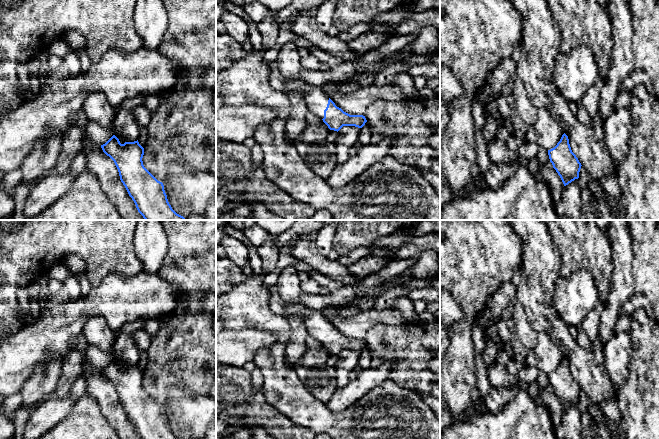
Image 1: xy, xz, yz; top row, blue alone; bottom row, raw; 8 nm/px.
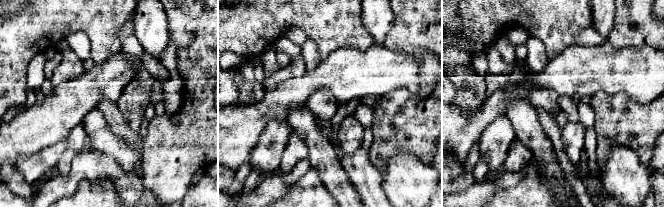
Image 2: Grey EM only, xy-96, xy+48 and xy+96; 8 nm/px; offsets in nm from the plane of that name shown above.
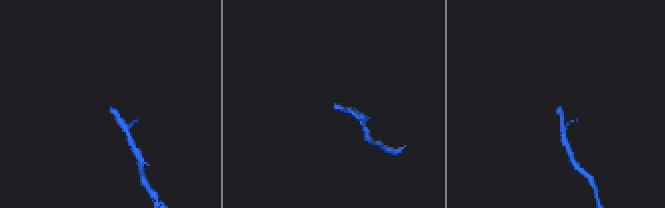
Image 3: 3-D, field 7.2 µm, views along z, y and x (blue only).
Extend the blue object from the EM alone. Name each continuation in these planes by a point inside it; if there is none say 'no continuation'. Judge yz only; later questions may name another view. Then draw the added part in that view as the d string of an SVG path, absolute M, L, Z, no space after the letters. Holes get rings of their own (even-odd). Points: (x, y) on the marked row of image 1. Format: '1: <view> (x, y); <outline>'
no continuation

